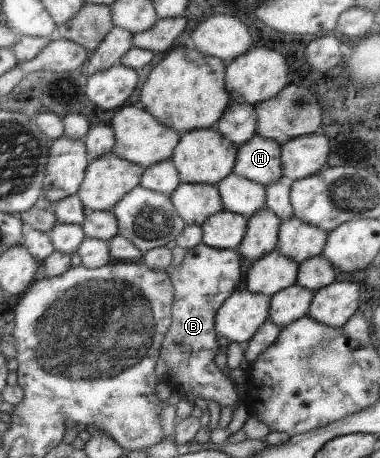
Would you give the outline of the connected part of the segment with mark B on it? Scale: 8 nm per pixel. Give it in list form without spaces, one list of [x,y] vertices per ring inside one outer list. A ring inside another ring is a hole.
[[[201,243],[198,244],[198,246],[194,246],[194,248],[190,248],[181,264],[175,268],[174,273],[170,274],[171,283],[175,288],[175,299],[171,310],[171,328],[168,330],[168,332],[166,332],[166,336],[164,338],[164,341],[162,342],[160,359],[165,360],[167,366],[169,367],[168,373],[171,372],[171,367],[176,367],[177,373],[176,375],[172,375],[171,373],[169,373],[170,377],[166,382],[168,382],[168,386],[172,388],[172,392],[180,392],[181,394],[184,394],[190,391],[191,393],[194,393],[195,398],[201,396],[208,402],[209,400],[218,402],[221,408],[233,405],[238,399],[241,399],[234,389],[233,382],[228,377],[226,377],[226,375],[224,375],[224,373],[222,373],[220,369],[218,369],[218,366],[214,362],[214,356],[216,356],[216,354],[220,352],[219,347],[221,346],[217,341],[217,332],[215,331],[215,314],[216,312],[218,312],[220,306],[225,303],[225,300],[234,291],[236,291],[236,287],[238,286],[240,280],[242,280],[242,270],[240,270],[240,257],[241,254],[239,252],[234,252],[234,250],[230,250],[228,248],[212,248],[210,246],[207,246],[206,244]]]

